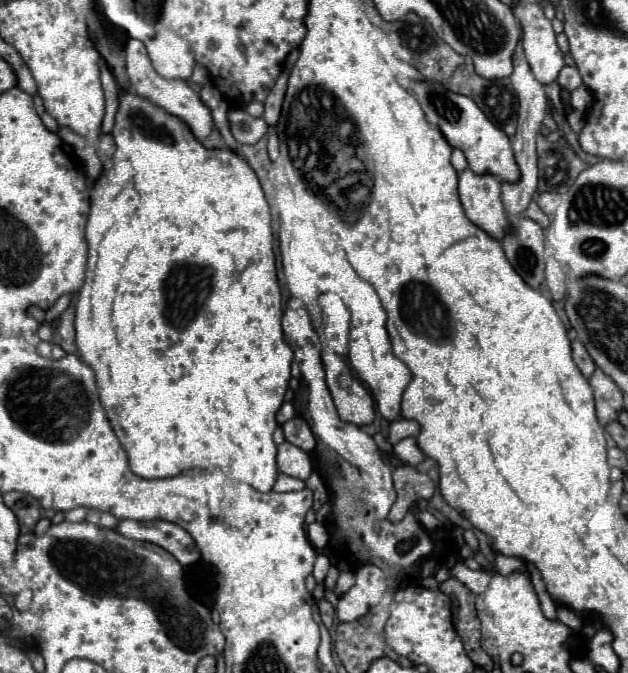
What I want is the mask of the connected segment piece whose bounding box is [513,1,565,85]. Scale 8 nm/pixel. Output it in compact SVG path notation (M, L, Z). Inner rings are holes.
M523 3L513 7L513 15L523 29L523 49L535 79L543 85L555 81L559 69L565 65L563 55L555 43L551 21L543 15L543 3Z

